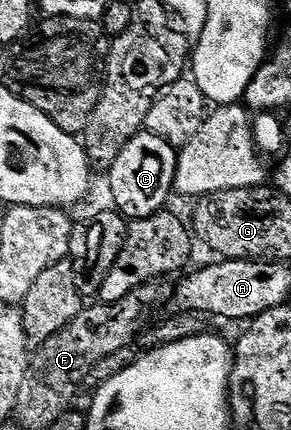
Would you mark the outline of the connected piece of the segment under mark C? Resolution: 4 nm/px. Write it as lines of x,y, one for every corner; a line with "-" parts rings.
145,131
137,133
116,155
116,163
108,166
110,193
114,196
113,208
127,219
150,217
167,208
166,200
174,193
174,180
178,166
175,146

